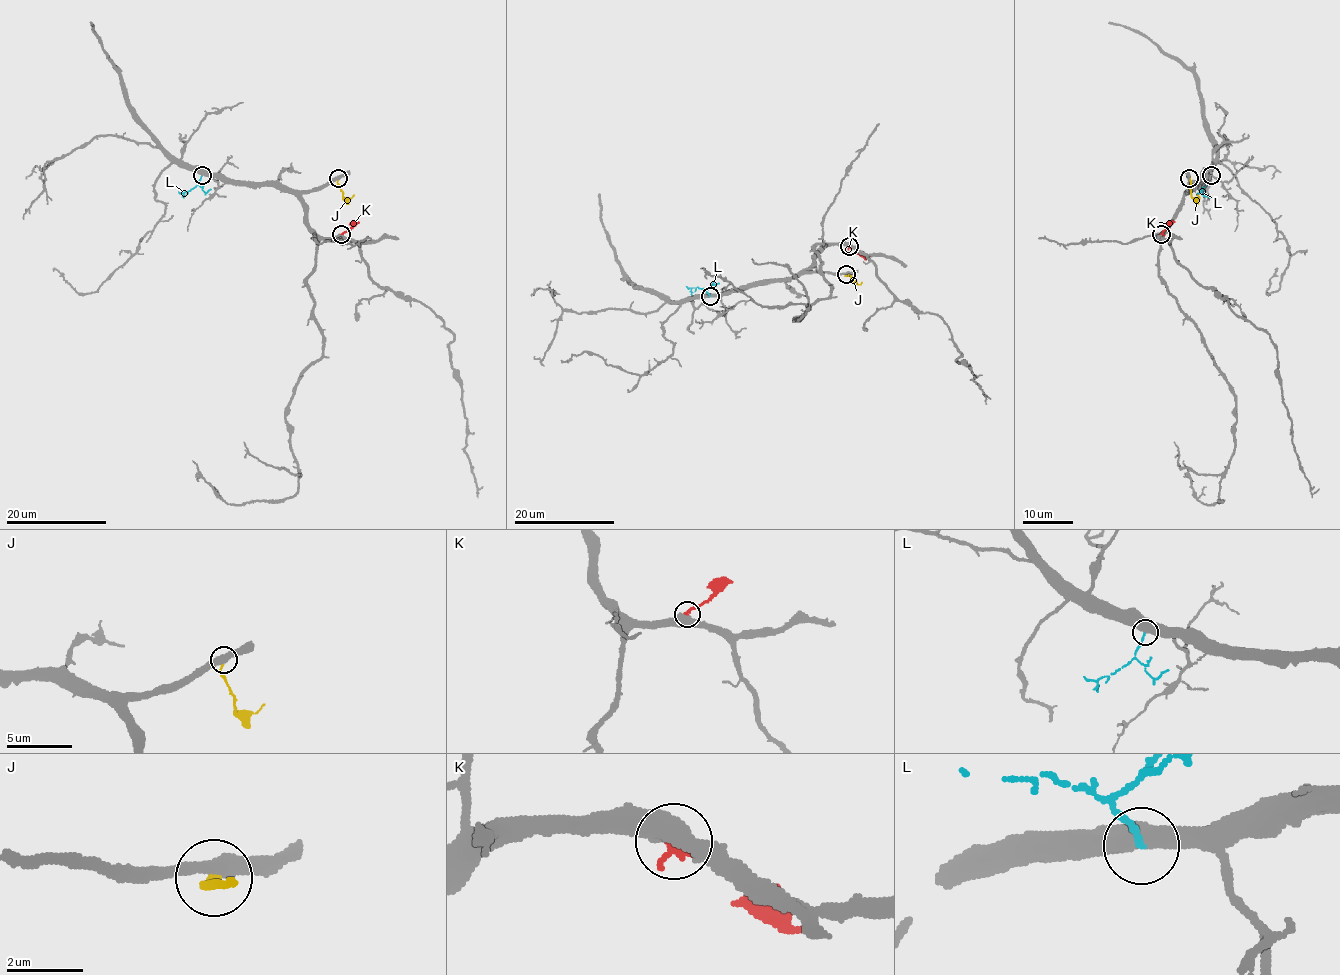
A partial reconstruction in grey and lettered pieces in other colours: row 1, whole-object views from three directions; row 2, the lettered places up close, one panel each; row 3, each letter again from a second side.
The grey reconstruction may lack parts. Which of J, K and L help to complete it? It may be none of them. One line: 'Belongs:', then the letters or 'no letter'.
Belongs: K

